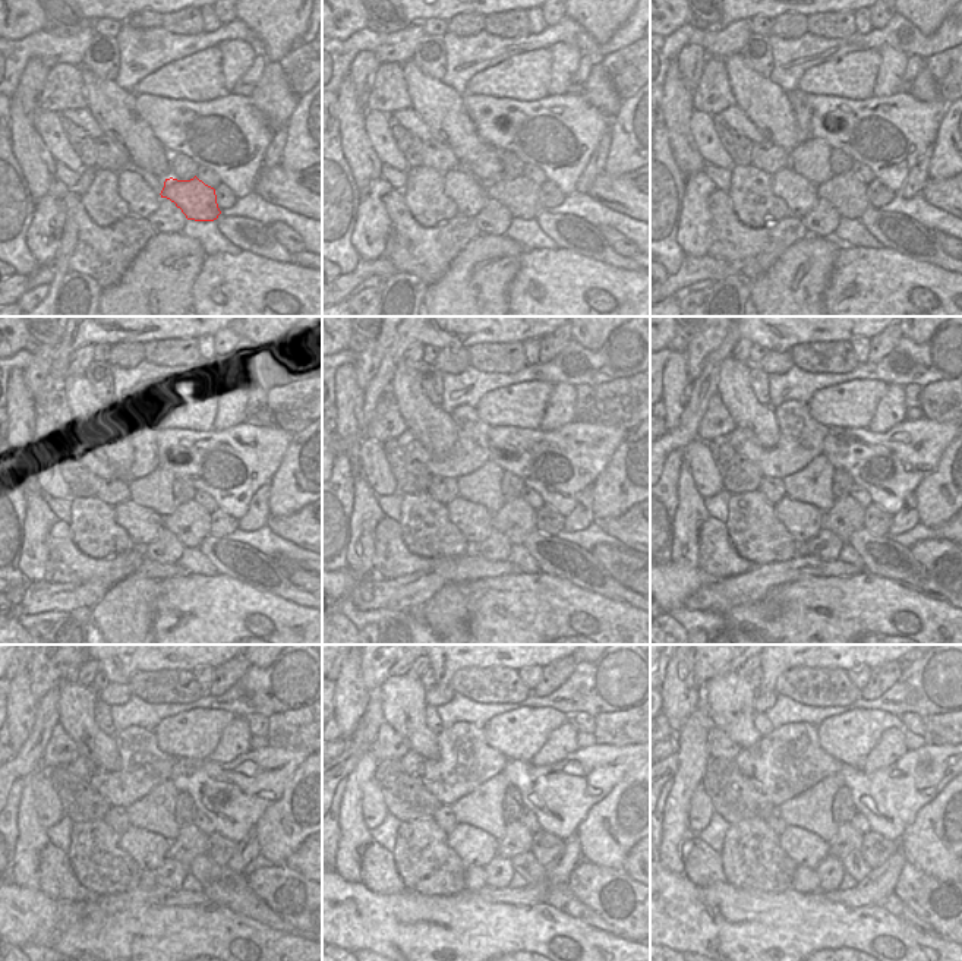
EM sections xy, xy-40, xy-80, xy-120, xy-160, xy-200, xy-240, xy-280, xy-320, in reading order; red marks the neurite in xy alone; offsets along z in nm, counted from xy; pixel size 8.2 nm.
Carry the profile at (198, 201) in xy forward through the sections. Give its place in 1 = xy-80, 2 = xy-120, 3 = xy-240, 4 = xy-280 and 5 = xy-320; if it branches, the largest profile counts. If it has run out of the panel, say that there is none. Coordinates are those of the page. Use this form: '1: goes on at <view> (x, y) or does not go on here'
1: goes on at xy-80 (847, 192)
2: goes on at xy-120 (191, 522)
3: goes on at xy-240 (189, 843)
4: goes on at xy-280 (517, 838)
5: goes on at xy-320 (847, 840)

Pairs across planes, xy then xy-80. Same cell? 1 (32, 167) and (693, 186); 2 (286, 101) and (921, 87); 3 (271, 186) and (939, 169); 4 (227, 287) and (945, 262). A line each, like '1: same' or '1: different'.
1: different
2: same
3: different
4: different

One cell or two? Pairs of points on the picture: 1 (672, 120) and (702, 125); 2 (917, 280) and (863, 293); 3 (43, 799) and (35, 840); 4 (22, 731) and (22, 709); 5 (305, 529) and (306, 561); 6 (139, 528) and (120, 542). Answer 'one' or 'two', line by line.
1: two
2: one
3: two
4: one
5: two
6: two

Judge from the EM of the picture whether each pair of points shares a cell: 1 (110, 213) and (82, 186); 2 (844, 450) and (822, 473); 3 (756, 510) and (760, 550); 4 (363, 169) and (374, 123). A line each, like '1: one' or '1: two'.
1: two
2: two
3: one
4: two

